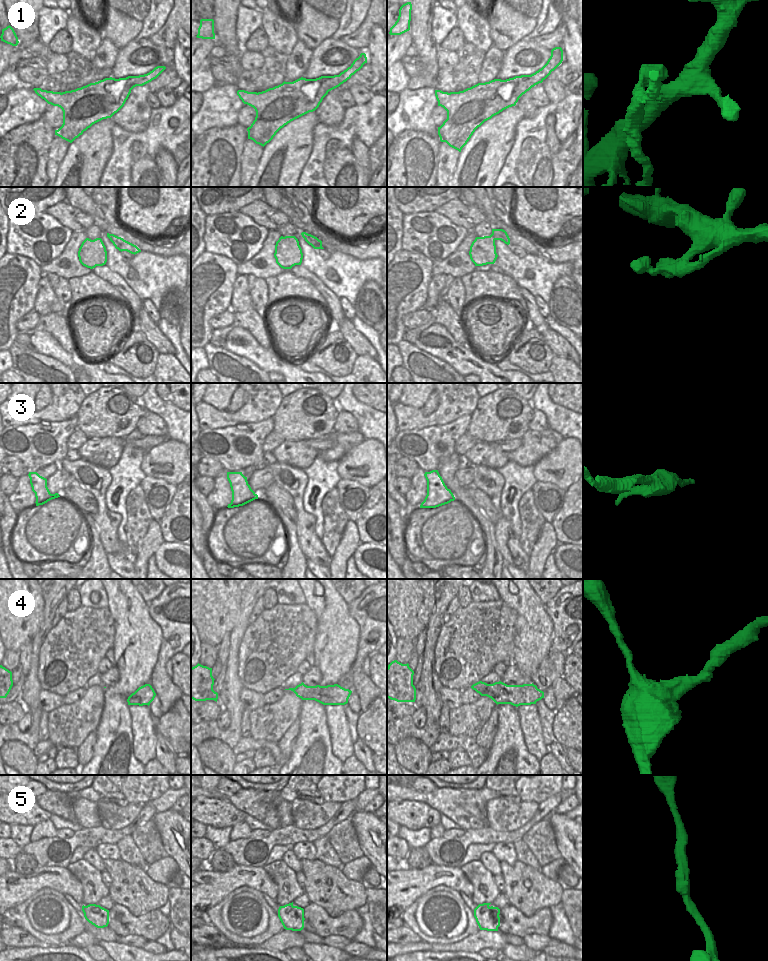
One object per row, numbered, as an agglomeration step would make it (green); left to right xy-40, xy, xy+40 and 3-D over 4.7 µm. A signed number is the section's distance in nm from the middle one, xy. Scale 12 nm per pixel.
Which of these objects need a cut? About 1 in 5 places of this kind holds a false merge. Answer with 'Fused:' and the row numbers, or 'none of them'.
Fused: 1

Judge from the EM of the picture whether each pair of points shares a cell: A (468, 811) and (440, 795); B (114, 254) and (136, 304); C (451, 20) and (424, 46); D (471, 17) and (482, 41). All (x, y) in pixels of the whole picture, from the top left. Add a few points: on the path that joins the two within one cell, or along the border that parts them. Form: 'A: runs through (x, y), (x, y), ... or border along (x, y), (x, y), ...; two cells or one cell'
A: runs through (461, 806), (447, 801); one cell
B: border along (110, 270), (117, 273), (142, 301); two cells
C: border along (433, 14), (431, 37), (438, 47); two cells
D: runs through (474, 23), (479, 35); one cell

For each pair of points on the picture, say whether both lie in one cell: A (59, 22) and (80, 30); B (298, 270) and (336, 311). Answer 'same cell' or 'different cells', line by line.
A: different cells
B: same cell

